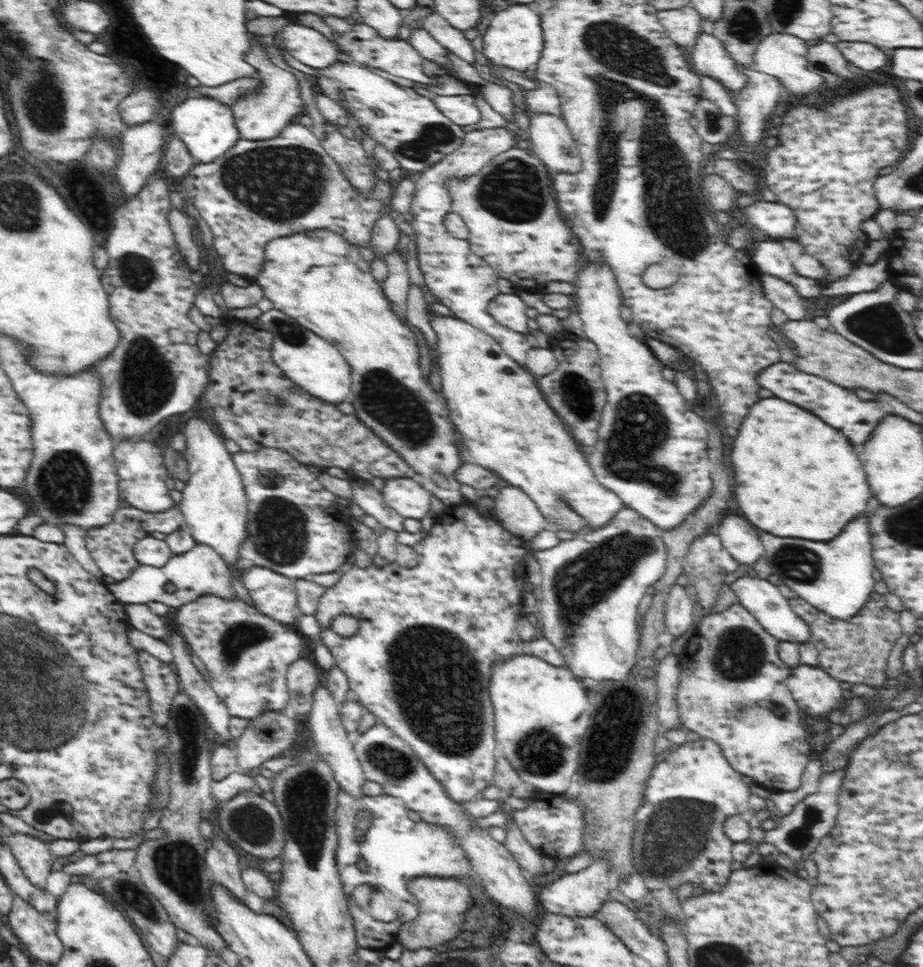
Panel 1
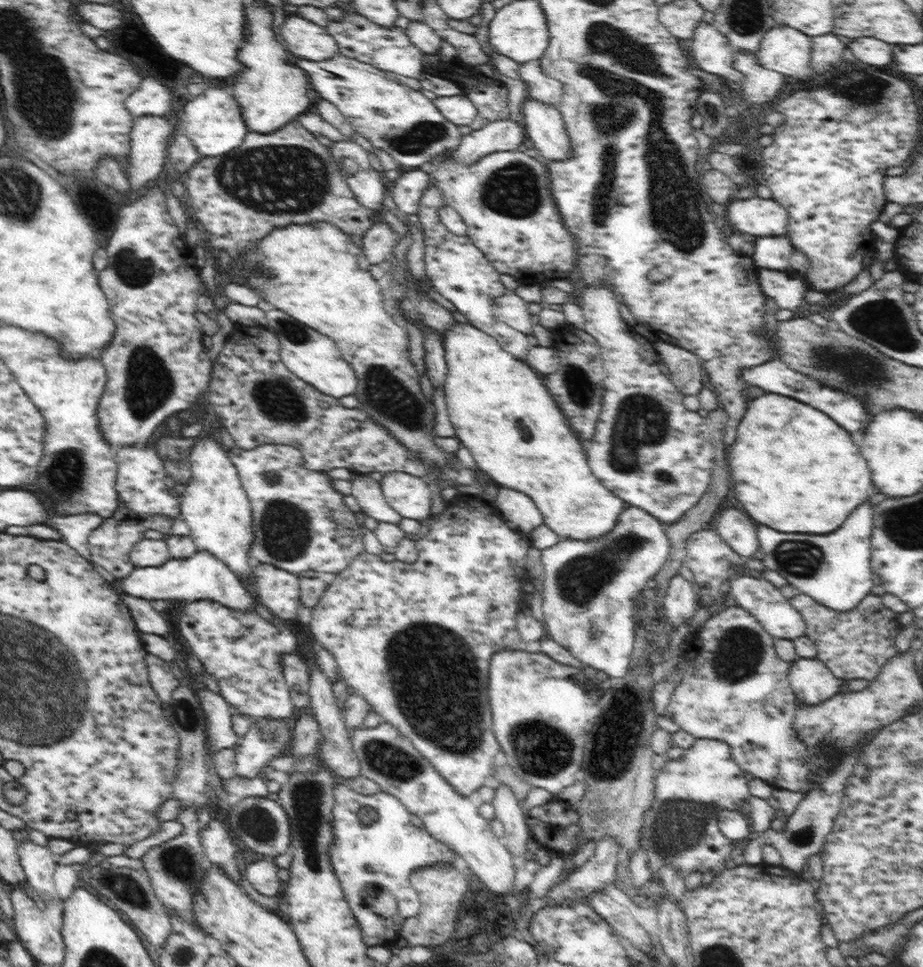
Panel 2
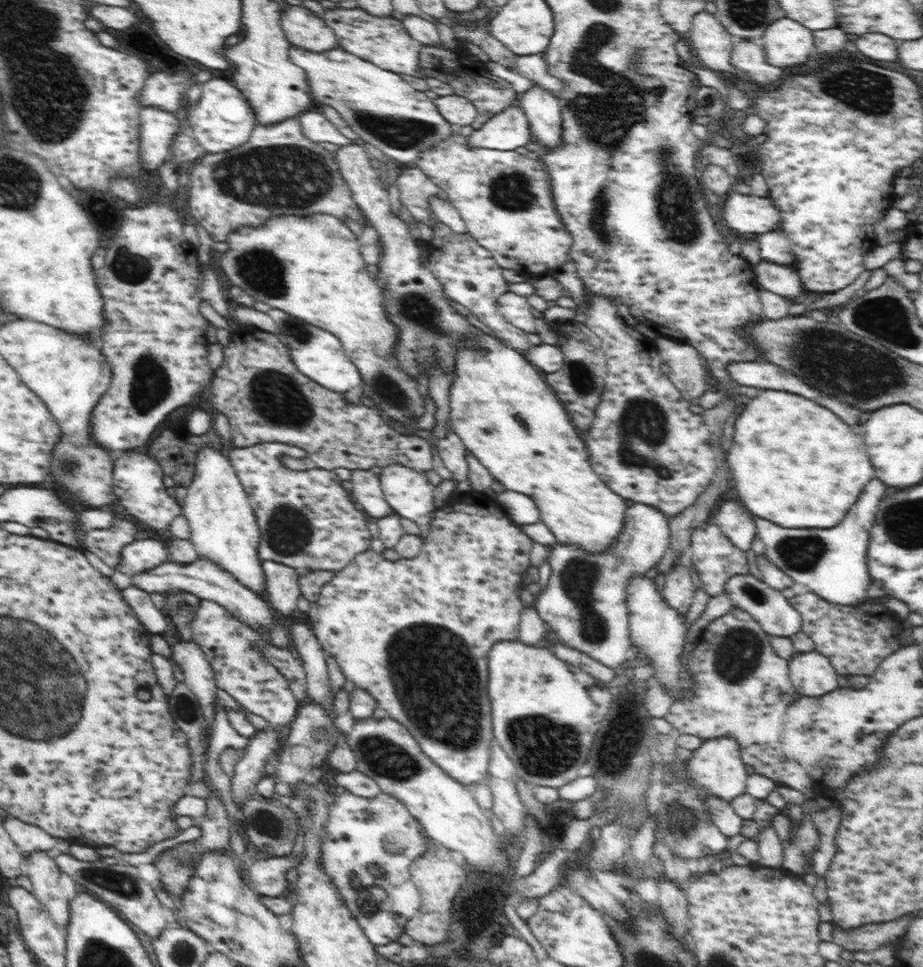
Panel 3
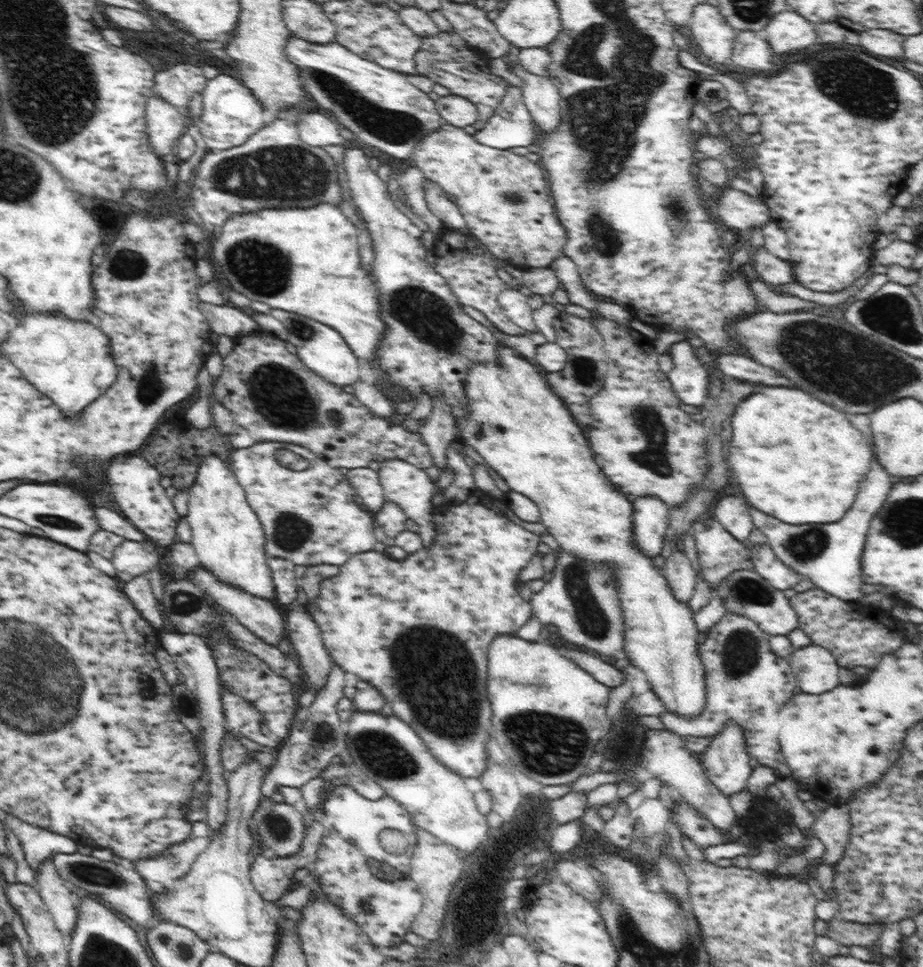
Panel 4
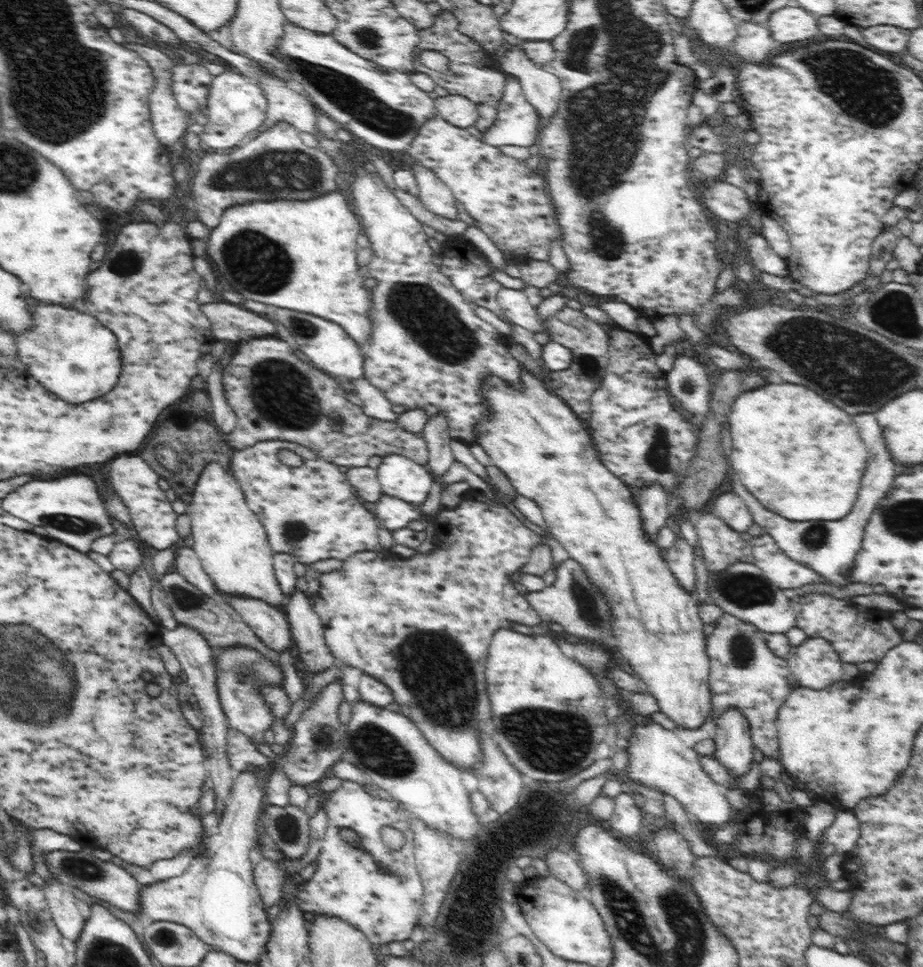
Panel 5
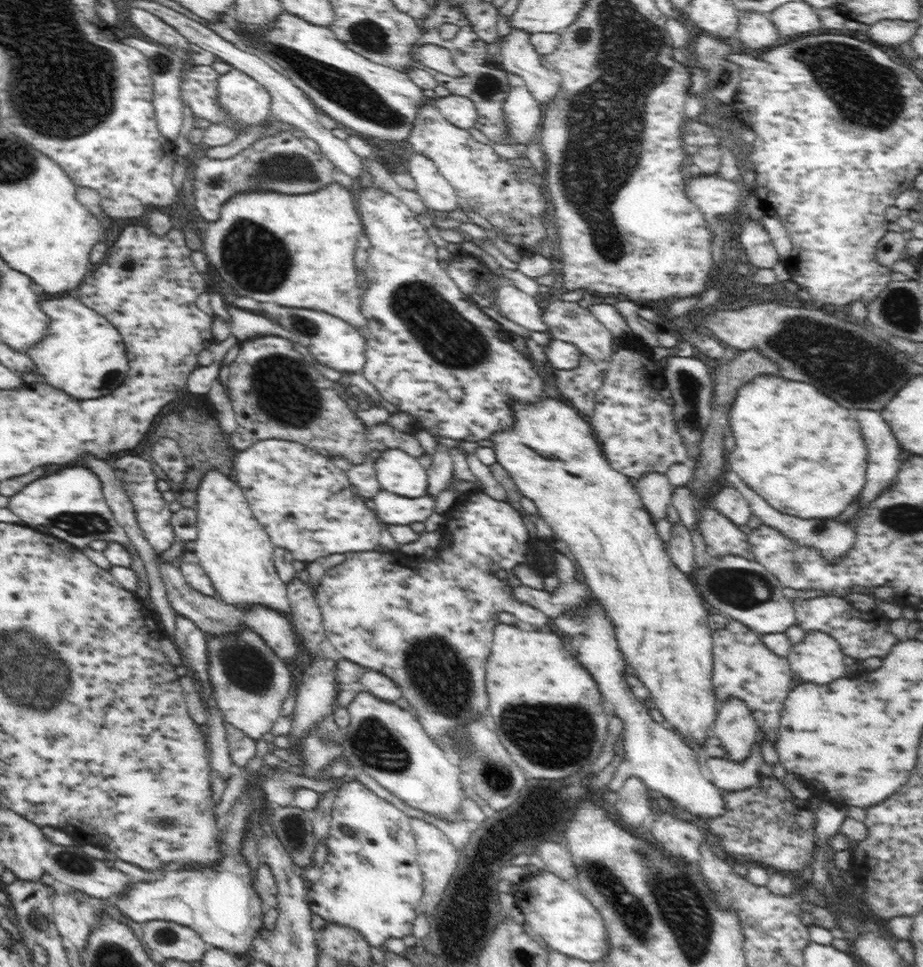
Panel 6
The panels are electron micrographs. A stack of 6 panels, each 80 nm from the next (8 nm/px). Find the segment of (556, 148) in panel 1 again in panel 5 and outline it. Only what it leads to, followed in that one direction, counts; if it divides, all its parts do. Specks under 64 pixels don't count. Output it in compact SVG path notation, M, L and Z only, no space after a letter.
M521 44L504 52L501 68L508 76L520 81L524 96L539 114L542 125L556 116L561 100L560 77L553 75L547 68L534 65L534 61L524 53Z

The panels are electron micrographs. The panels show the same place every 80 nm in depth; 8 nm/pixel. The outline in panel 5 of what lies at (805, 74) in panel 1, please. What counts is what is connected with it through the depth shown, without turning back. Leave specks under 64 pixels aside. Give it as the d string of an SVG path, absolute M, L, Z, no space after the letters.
M797 4L772 12L766 22L774 40L784 44L804 44L810 40L824 40L816 24L817 17Z

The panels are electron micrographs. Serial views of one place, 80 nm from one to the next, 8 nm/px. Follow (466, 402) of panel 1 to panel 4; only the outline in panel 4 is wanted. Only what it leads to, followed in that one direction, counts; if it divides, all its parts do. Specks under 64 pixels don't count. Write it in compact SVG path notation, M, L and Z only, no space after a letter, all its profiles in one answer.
M501 346L499 362L476 362L468 368L463 391L468 401L468 414L456 418L456 430L465 446L474 448L486 463L506 480L512 491L523 494L538 505L540 520L558 542L561 550L576 559L592 564L613 564L615 586L624 617L623 656L646 674L651 690L664 703L668 712L698 718L706 706L706 677L698 655L698 627L695 613L686 602L679 602L672 593L662 568L655 566L652 557L644 555L634 545L632 535L632 500L616 485L606 480L594 462L594 454L584 438L584 429L576 424L568 407L545 382L543 371L532 361L518 356L515 350Z

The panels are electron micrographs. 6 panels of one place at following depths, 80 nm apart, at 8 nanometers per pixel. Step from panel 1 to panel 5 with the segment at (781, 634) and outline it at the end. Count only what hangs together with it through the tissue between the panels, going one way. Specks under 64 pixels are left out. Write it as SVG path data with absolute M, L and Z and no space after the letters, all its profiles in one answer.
M735 562L726 570L710 573L707 580L711 603L717 604L724 613L731 614L744 622L753 624L767 634L786 634L796 627L797 618L791 600L773 585L753 562Z

